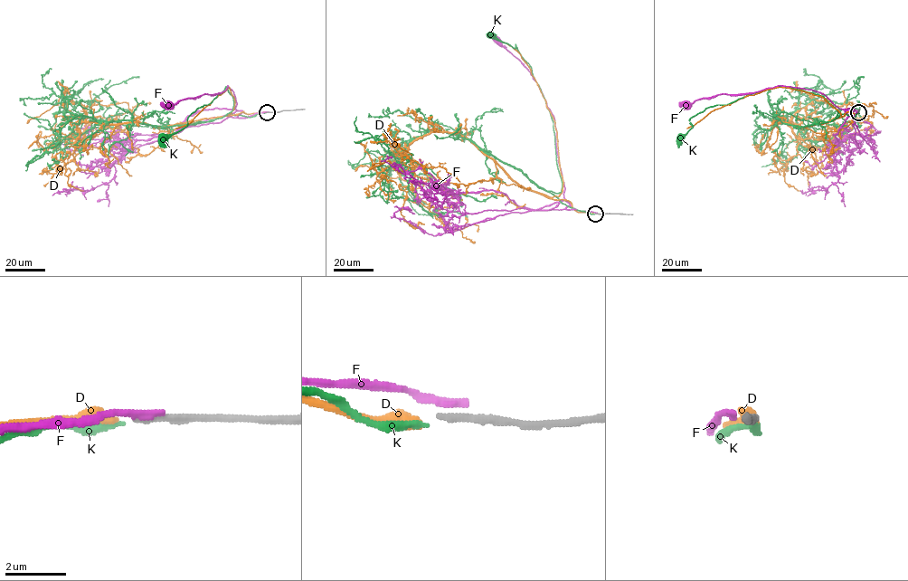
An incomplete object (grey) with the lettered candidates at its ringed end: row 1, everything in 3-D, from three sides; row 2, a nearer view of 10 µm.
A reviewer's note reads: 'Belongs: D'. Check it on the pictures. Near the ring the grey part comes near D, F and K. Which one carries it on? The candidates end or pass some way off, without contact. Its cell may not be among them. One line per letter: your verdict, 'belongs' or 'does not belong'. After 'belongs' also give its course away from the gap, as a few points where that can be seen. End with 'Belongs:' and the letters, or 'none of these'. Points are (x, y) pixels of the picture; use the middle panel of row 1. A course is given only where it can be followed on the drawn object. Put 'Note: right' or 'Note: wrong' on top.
Note: wrong
D: does not belong
F: does not belong
K: belongs; it runs (594, 214), (567, 206), (549, 192), (562, 188), (550, 111), (515, 45), (491, 33)
Belongs: K

